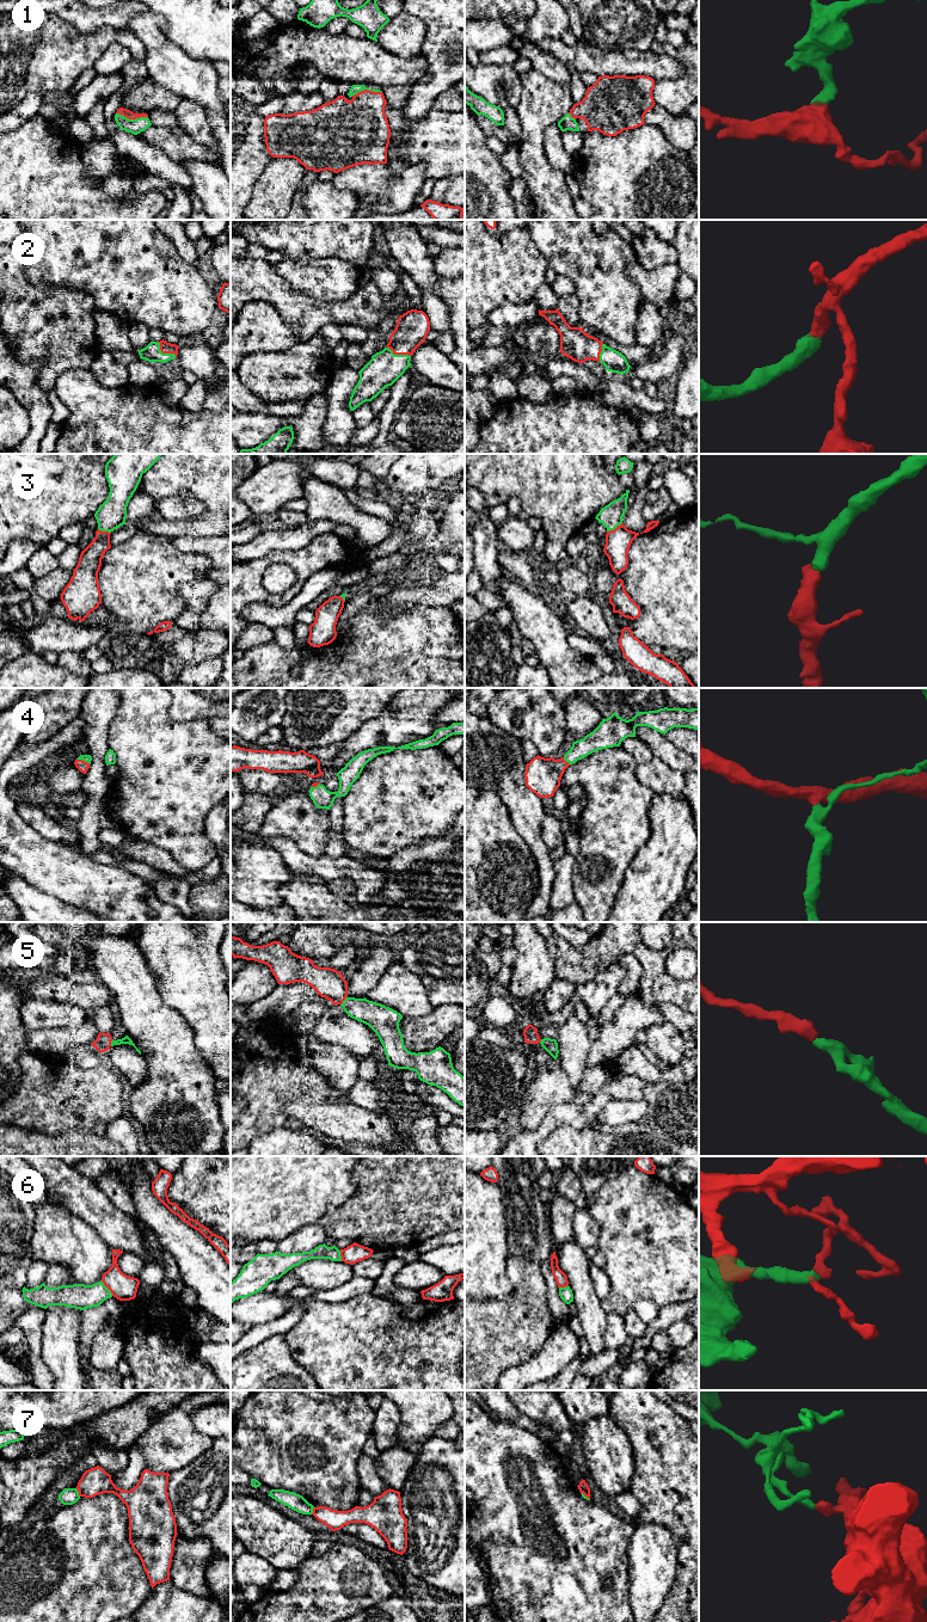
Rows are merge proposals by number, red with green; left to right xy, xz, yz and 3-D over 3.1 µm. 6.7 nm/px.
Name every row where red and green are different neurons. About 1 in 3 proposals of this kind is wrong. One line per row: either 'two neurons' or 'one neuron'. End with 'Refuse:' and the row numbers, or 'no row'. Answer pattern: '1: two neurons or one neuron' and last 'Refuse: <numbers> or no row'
1: one neuron
2: one neuron
3: one neuron
4: one neuron
5: one neuron
6: two neurons
7: two neurons
Refuse: 6, 7

